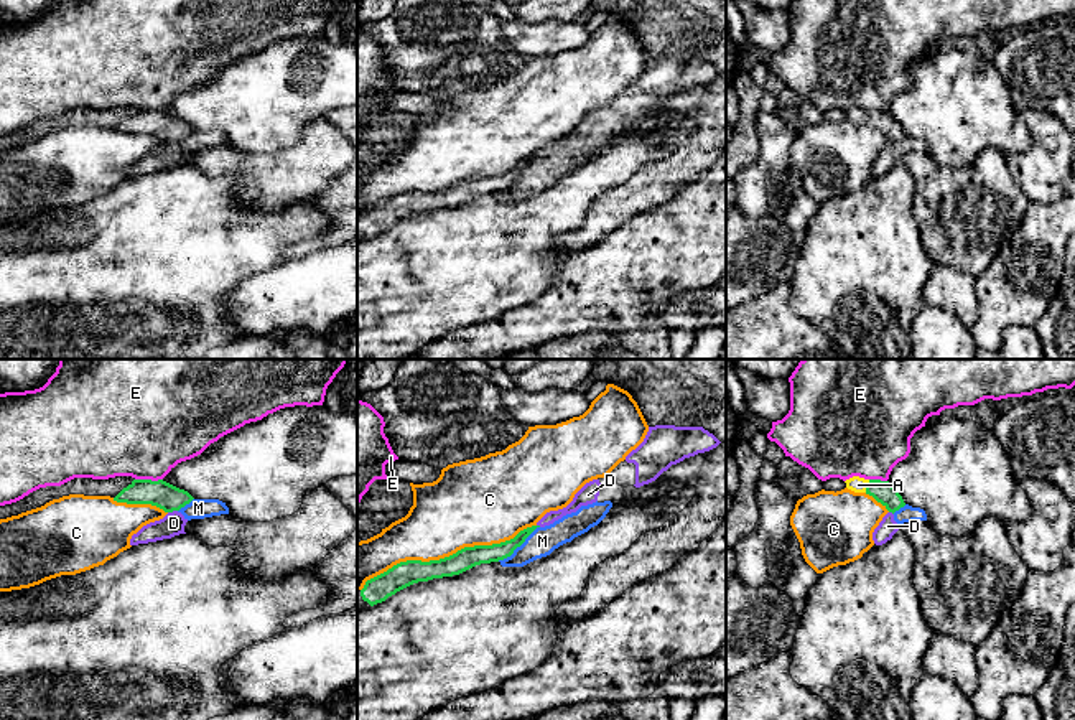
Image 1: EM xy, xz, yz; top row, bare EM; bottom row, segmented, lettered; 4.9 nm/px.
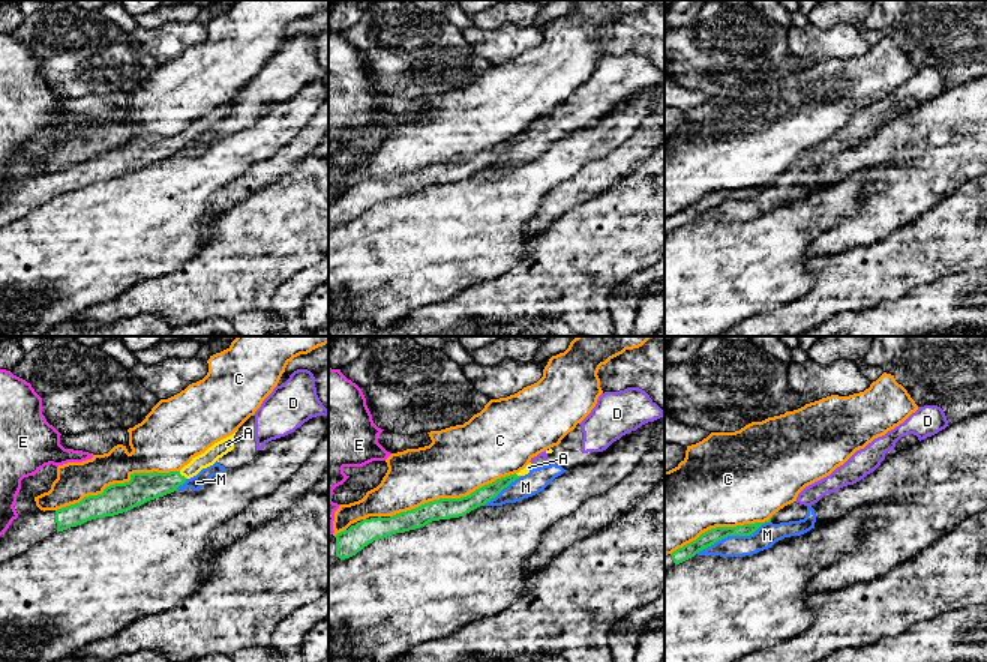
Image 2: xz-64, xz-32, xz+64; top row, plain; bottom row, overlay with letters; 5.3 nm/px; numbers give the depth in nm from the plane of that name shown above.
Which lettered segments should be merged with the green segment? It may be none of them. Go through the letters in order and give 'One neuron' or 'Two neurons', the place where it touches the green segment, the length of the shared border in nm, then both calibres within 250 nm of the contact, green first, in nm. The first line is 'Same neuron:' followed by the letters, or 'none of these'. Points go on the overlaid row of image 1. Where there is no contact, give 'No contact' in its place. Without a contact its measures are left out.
Same neuron: A
A: One neuron. Touches green at yz (866, 486). Shared border 70 nm. Thickness 110 nm (green) against 80 nm
C: Two neurons. Touches green at xz (446, 557). Shared border 900 nm. Thickness 120 nm (green) against 380 nm
D: Two neurons. Touches green at xy (172, 511). Shared border 50 nm. Thickness 130 nm (green) against 110 nm
E: Two neurons. Touches green at xy (148, 480). Shared border 140 nm. Thickness 130 nm (green) against 480 nm
M: Two neurons. Touches green at xz (517, 546). Shared border 260 nm. Thickness 110 nm (green) against 140 nm

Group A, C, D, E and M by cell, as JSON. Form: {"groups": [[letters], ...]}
{"groups": [["A"], ["C"], ["D", "M"], ["E"]]}

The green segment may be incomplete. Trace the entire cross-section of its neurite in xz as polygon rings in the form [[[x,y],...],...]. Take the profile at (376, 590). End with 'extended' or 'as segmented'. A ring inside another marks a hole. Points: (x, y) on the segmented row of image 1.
[[[540,526],[527,527],[514,539],[500,544],[464,547],[440,560],[400,562],[387,572],[367,580],[364,588],[357,590],[357,615],[413,583],[459,575],[476,565],[504,560],[510,557],[537,527]]]; extended

